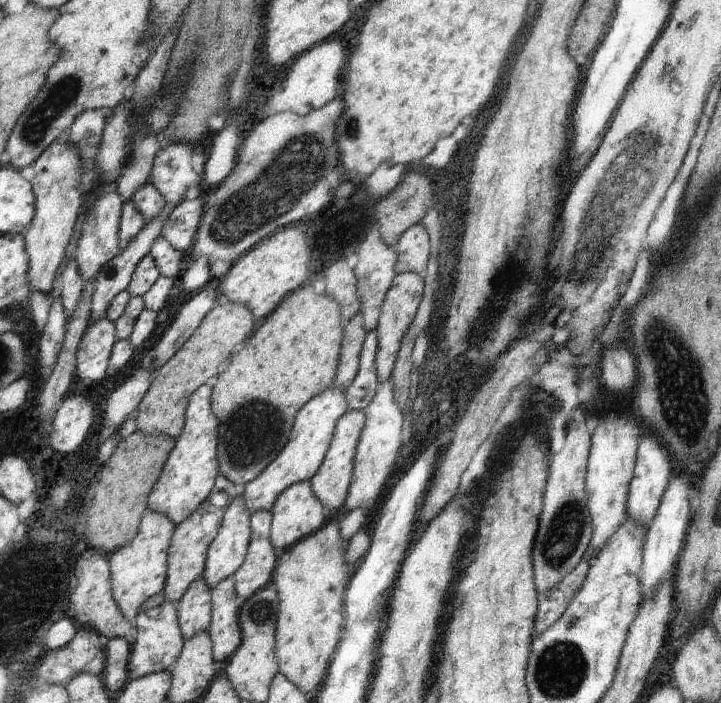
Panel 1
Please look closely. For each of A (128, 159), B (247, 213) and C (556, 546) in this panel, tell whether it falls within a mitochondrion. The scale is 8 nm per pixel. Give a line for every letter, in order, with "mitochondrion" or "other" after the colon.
A: other
B: mitochondrion
C: mitochondrion

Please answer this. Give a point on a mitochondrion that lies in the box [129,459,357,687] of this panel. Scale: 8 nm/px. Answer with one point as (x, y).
(261, 612)

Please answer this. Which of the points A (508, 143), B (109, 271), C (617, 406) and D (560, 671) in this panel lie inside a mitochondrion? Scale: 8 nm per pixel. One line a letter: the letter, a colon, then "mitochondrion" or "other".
A: mitochondrion
B: other
C: other
D: mitochondrion

